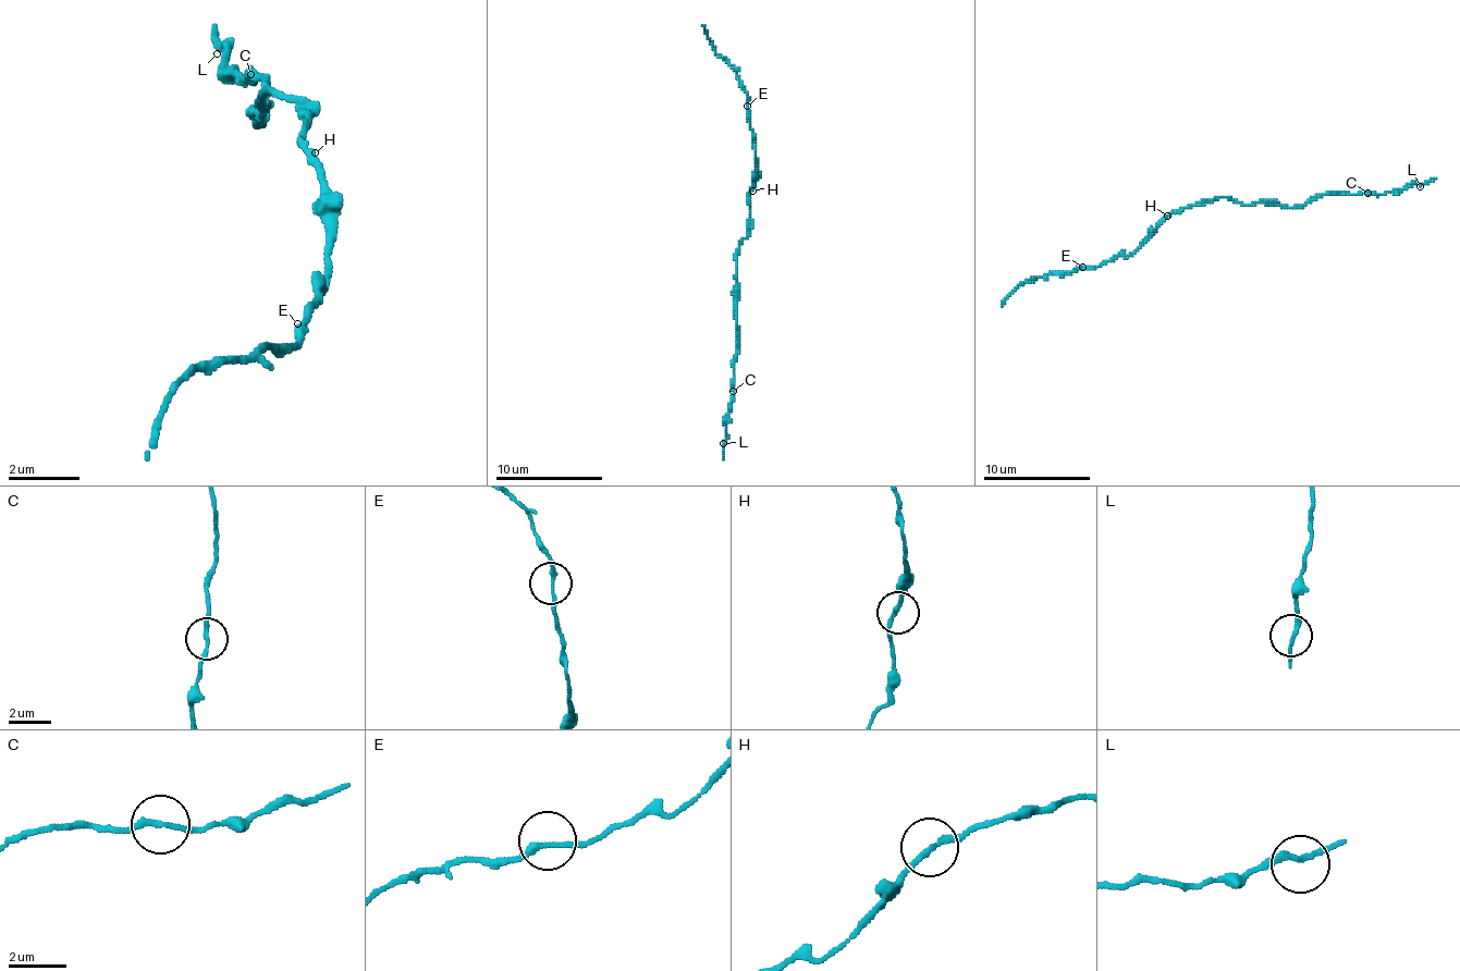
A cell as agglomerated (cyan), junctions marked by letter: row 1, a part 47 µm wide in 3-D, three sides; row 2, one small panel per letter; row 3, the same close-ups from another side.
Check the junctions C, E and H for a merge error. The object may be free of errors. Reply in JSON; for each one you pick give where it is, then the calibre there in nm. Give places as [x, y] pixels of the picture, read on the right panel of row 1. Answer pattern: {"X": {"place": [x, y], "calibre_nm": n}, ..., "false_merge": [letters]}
{"C": {"place": [1368, 193], "calibre_nm": 200}, "false_merge": ["C"]}

